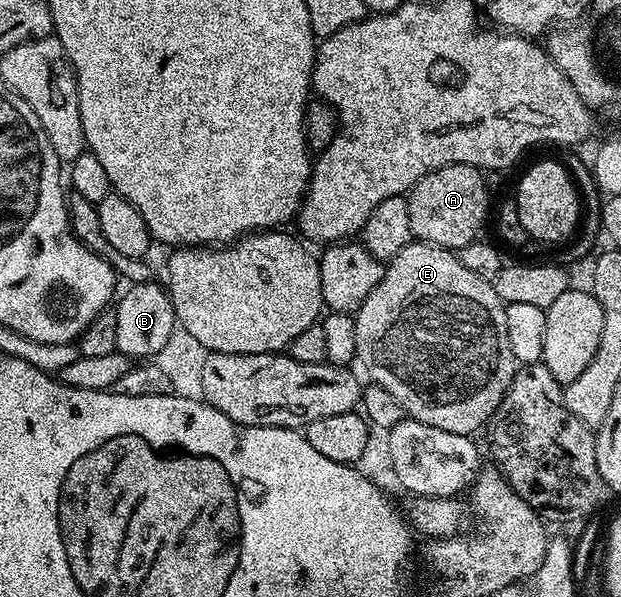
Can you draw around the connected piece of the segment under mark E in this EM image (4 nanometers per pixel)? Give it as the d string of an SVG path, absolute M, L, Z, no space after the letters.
M411 240L398 255L394 255L387 262L382 279L370 295L360 304L354 316L356 319L356 357L364 364L365 371L370 375L369 380L386 388L394 396L405 414L413 421L426 423L427 426L441 428L442 431L451 431L454 434L473 436L491 420L494 411L501 405L504 393L513 381L513 376L518 368L514 359L514 351L510 351L510 342L506 340L506 315L504 314L505 302L496 294L496 286L491 281L474 275L460 262L459 256L453 250L443 249L437 245L427 245L424 241Z

